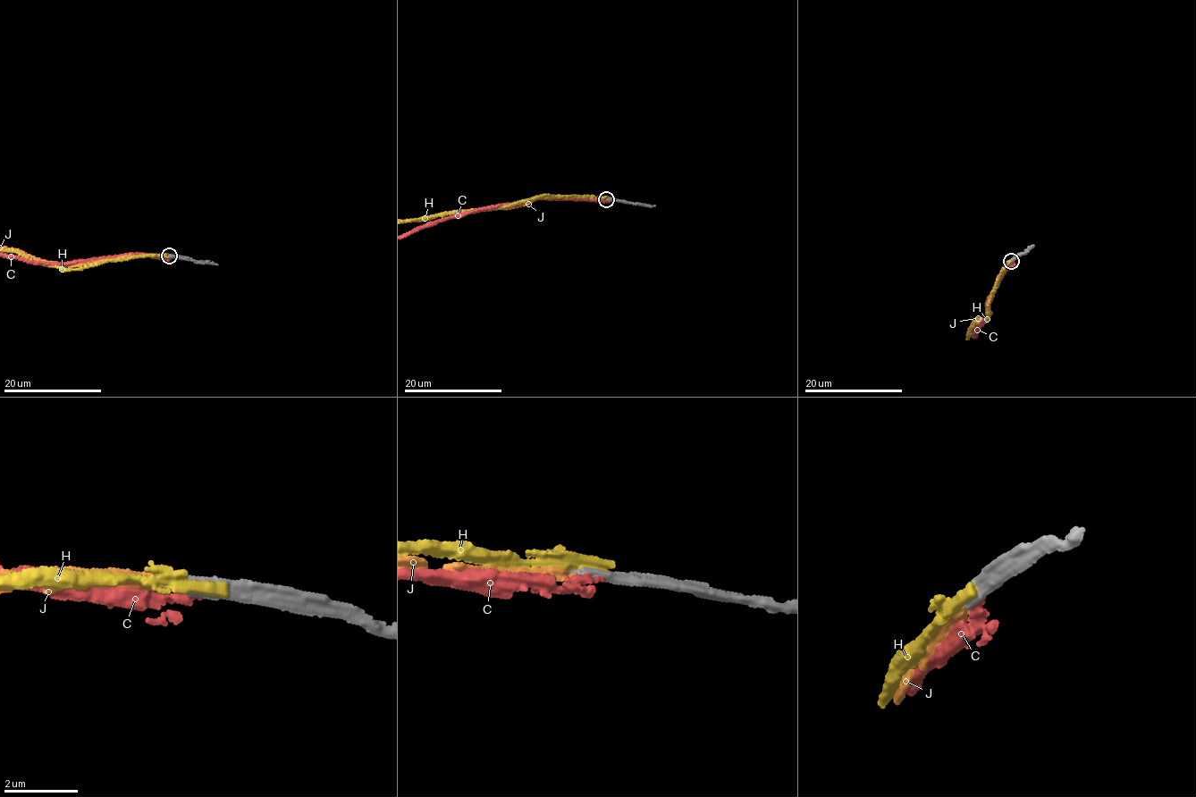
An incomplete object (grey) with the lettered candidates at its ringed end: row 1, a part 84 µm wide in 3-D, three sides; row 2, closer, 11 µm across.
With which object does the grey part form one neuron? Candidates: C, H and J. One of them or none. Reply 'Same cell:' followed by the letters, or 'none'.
Same cell: J

